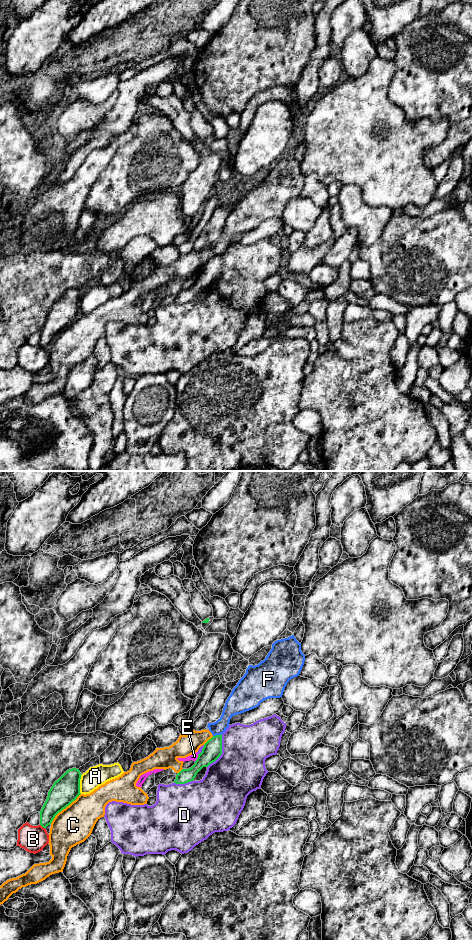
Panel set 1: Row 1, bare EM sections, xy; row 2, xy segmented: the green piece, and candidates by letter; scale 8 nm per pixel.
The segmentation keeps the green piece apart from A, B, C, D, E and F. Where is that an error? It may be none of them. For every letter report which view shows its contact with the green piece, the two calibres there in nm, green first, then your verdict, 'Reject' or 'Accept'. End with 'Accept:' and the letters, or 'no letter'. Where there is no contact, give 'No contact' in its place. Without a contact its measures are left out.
A: Touches green in xy. Thickness 220 nm (green) against 170 nm. Reject
B: Touches green in xy. Thickness 170 nm (green) against 220 nm. Reject
C: Touches green in xy. Thickness 220 nm (green) against 300 nm. Reject
D: Touches green in xy. Thickness 160 nm (green) against 400 nm. Reject
E: Touches green in xy. Thickness 160 nm (green) against 50 nm. Reject
F: Touches green in xy. Thickness 160 nm (green) against 120 nm. Reject
Accept: no letter

